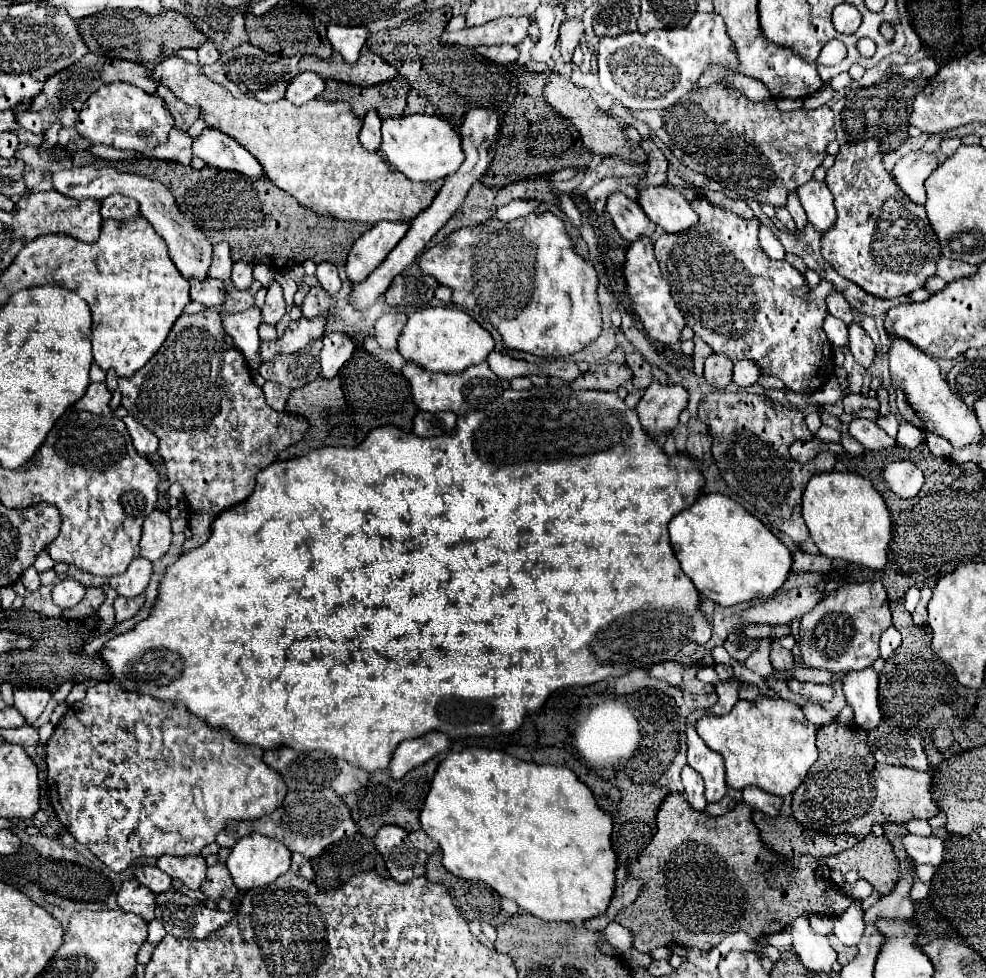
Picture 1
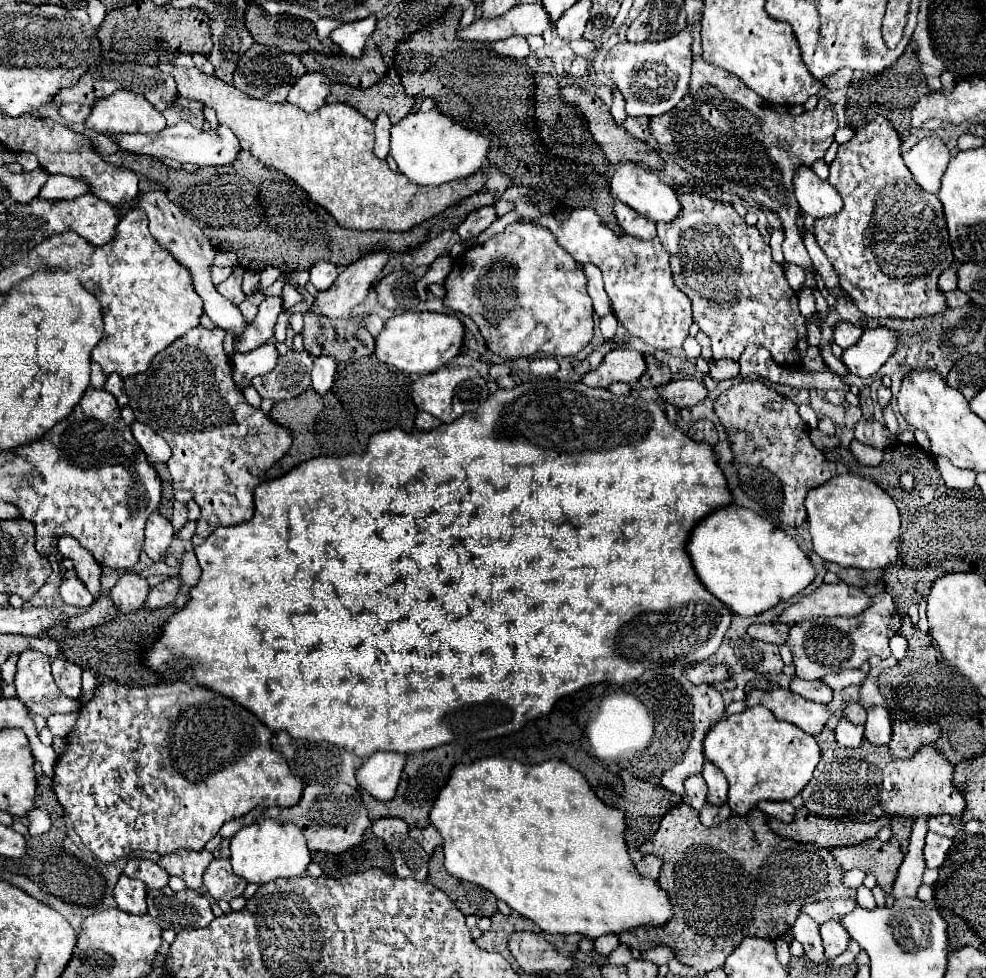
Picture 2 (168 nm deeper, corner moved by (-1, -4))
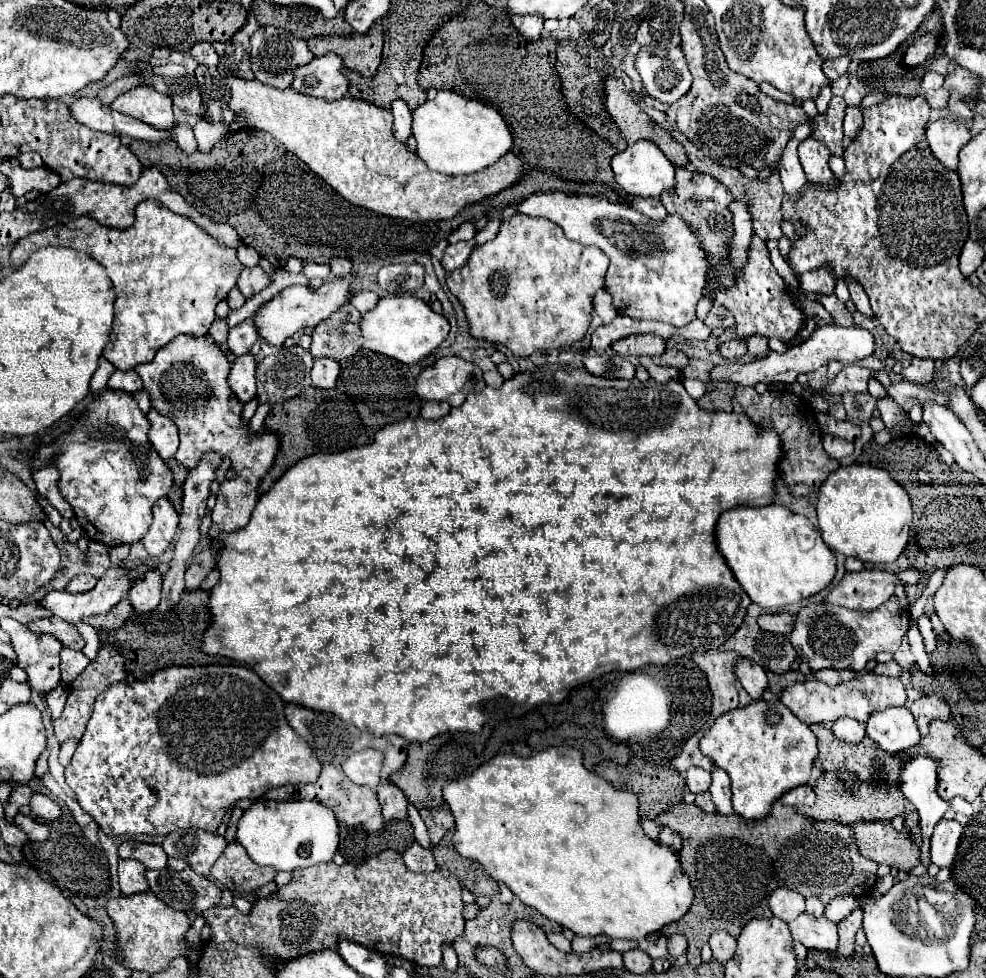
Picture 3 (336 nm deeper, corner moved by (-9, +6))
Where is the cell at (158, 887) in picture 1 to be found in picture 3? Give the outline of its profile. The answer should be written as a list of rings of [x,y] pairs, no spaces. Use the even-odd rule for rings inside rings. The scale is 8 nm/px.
[[[126,840],[118,848],[118,856],[120,858],[136,858],[148,870],[162,870],[166,866],[166,860],[168,860],[162,846],[158,846],[158,844],[142,844],[142,842],[134,842],[134,840]]]

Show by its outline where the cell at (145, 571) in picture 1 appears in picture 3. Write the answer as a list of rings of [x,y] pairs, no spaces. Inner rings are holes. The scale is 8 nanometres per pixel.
[[[148,570],[144,578],[136,580],[130,590],[130,602],[136,612],[150,612],[158,606],[160,602],[160,590],[162,590],[162,574],[160,570]]]

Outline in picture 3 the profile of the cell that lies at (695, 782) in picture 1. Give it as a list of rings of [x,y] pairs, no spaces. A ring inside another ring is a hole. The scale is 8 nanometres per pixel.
[[[692,766],[686,770],[686,784],[688,784],[690,792],[694,792],[694,794],[706,792],[710,788],[710,772]]]

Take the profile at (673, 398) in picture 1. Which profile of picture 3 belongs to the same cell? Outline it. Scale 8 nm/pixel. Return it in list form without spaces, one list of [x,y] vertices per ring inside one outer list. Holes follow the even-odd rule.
[[[820,326],[816,328],[816,332],[802,344],[792,346],[788,352],[778,354],[778,352],[768,352],[768,356],[754,360],[754,362],[742,362],[742,364],[720,364],[714,366],[710,372],[710,382],[734,382],[734,384],[744,384],[744,386],[754,386],[758,382],[764,384],[772,384],[772,382],[784,382],[784,384],[792,384],[794,378],[802,372],[814,372],[822,366],[826,366],[832,360],[844,362],[844,364],[858,364],[860,360],[872,356],[876,352],[876,342],[874,336],[860,328],[860,326],[852,326],[852,328],[842,328],[842,326]]]

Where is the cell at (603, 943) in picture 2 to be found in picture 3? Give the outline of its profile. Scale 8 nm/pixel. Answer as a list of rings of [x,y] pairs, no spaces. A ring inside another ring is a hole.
[[[576,936],[572,940],[572,950],[574,952],[590,952],[592,948],[598,948],[598,946],[606,944],[606,942],[610,942],[608,936],[594,936],[594,938],[586,938],[586,936],[580,938],[580,936]]]

